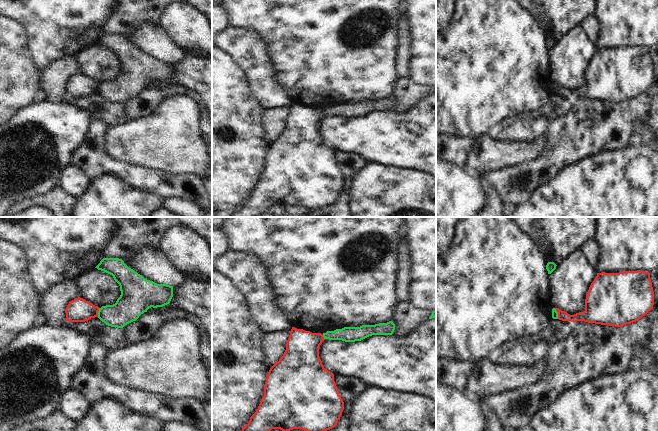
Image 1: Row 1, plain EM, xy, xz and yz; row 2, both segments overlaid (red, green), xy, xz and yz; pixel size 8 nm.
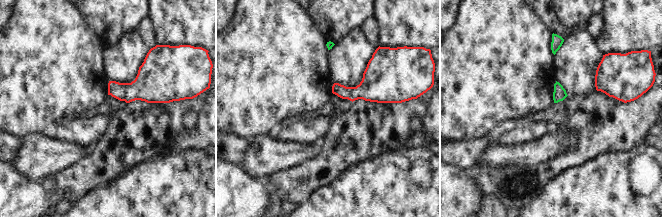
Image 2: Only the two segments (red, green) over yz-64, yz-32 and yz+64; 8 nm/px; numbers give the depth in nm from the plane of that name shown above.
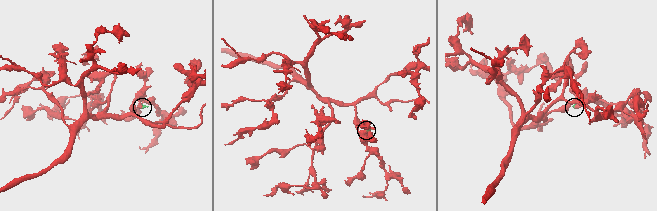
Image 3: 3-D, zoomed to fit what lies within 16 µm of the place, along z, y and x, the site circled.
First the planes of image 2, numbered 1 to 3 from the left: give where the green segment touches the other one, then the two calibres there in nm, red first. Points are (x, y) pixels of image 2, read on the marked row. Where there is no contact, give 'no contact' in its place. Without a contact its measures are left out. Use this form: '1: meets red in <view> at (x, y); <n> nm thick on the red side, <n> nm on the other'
1: no contact
2: no contact
3: no contact

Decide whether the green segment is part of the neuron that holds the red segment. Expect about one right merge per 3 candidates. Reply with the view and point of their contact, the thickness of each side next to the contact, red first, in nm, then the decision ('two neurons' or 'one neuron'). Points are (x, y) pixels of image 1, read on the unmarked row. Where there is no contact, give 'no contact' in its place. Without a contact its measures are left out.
meets red in xy at (97, 88); 190 nm thick on the red side, 220 nm on the other; two neurons

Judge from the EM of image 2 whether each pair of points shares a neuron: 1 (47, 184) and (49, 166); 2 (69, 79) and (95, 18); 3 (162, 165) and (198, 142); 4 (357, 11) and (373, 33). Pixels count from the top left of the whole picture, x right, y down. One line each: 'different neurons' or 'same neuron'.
1: different neurons
2: different neurons
3: different neurons
4: different neurons

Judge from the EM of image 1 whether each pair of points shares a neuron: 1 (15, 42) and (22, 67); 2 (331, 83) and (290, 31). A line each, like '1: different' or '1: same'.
1: same
2: same

